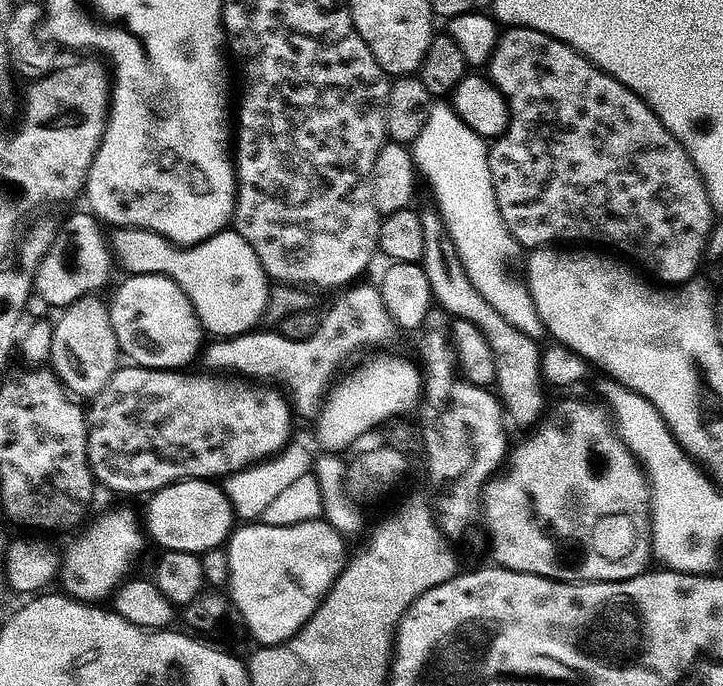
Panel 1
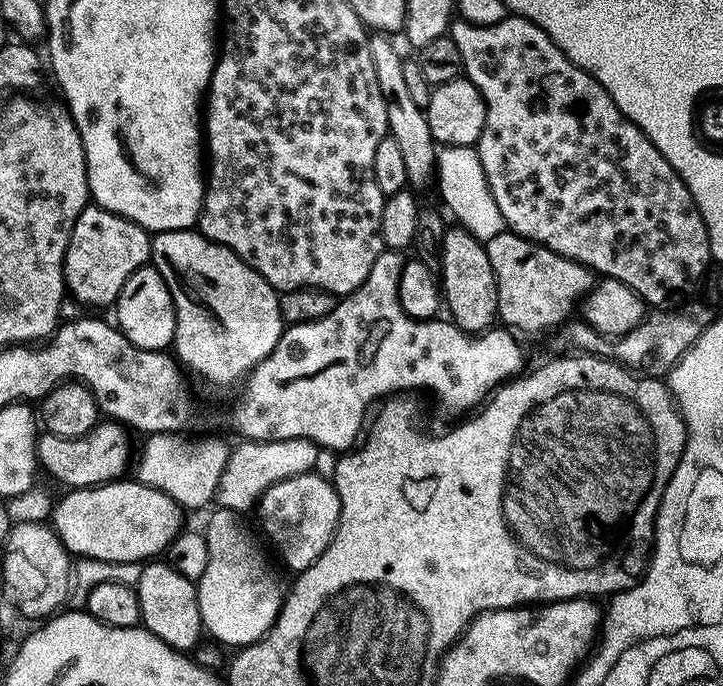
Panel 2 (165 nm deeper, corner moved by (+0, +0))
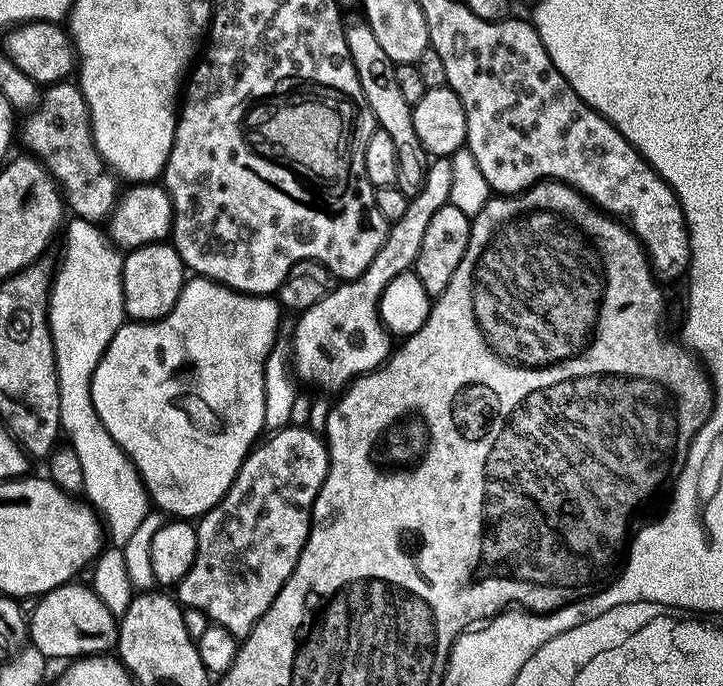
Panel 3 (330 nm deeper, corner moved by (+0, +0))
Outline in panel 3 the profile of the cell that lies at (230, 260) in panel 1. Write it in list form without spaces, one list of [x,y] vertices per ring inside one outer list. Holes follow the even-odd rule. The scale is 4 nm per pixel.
[[[192,278],[185,283],[182,294],[170,315],[164,317],[163,320],[155,321],[151,326],[132,326],[136,328],[124,326],[113,338],[112,344],[93,374],[94,410],[97,411],[98,418],[102,420],[102,426],[109,431],[110,437],[132,460],[133,466],[137,468],[148,489],[151,503],[161,513],[180,522],[196,522],[207,516],[226,498],[226,494],[234,486],[246,458],[252,453],[253,448],[257,447],[261,437],[265,435],[265,368],[268,357],[277,347],[276,335],[280,332],[280,315],[282,315],[282,309],[275,299],[267,296],[243,296],[240,292],[233,292],[232,289],[226,288],[222,284],[215,284],[213,280]]]

